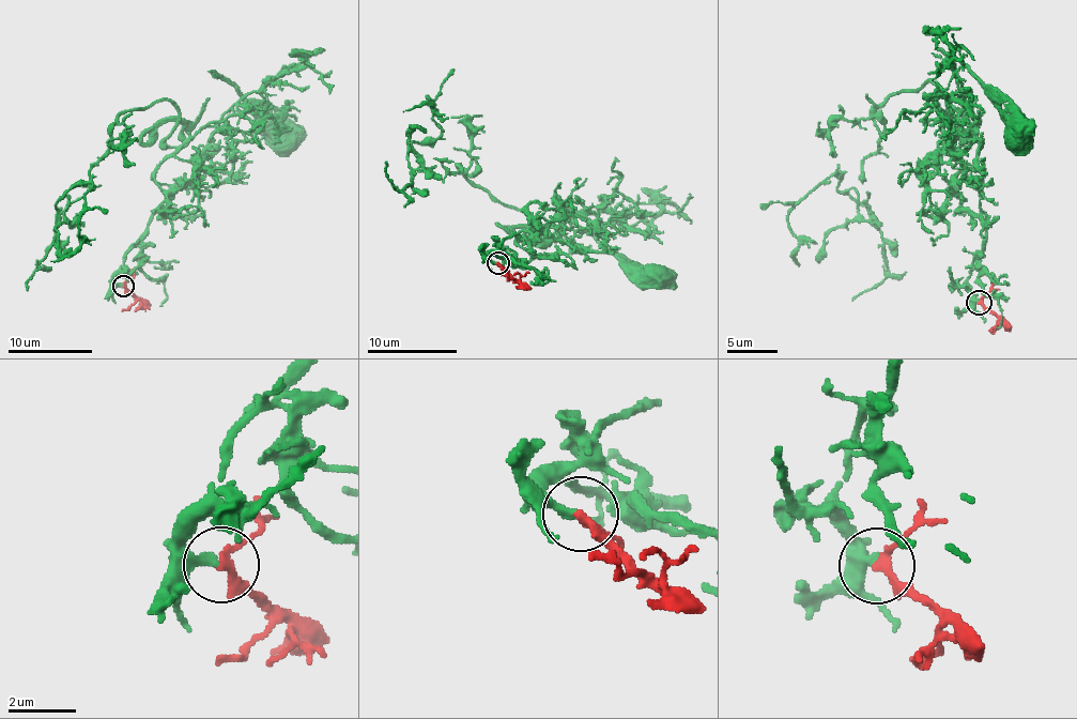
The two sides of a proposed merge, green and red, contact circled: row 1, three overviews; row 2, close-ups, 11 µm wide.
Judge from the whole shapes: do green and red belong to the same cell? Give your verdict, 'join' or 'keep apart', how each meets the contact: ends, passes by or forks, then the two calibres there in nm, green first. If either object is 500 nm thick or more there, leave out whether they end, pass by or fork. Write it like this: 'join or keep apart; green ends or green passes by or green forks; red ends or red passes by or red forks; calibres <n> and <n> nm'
join; green ends; red passes by; calibres 260 and 200 nm

